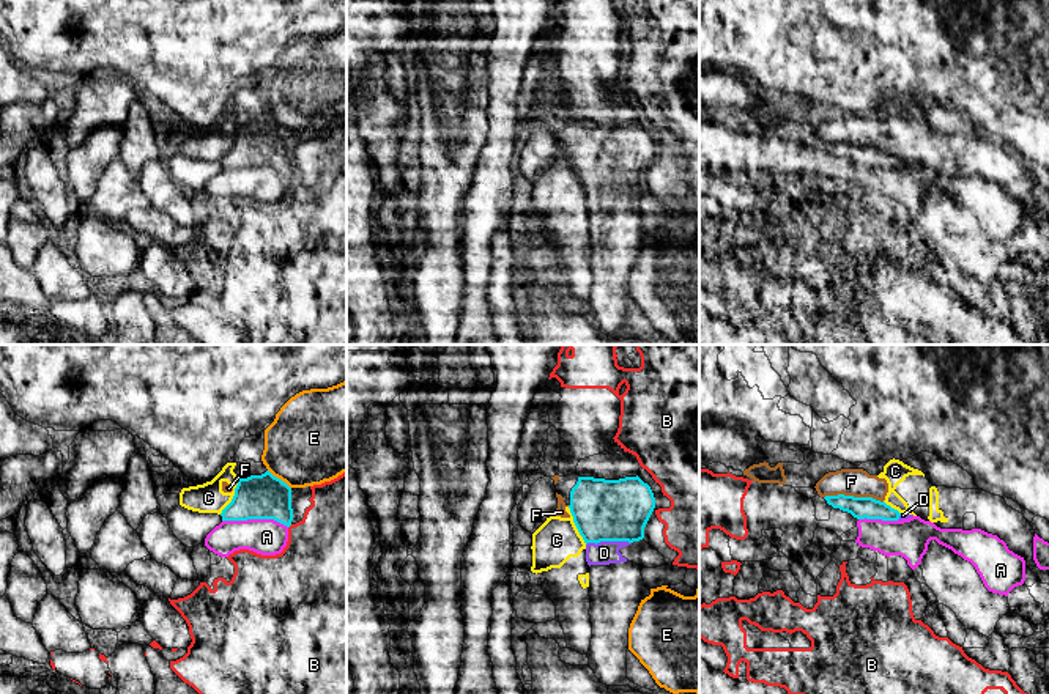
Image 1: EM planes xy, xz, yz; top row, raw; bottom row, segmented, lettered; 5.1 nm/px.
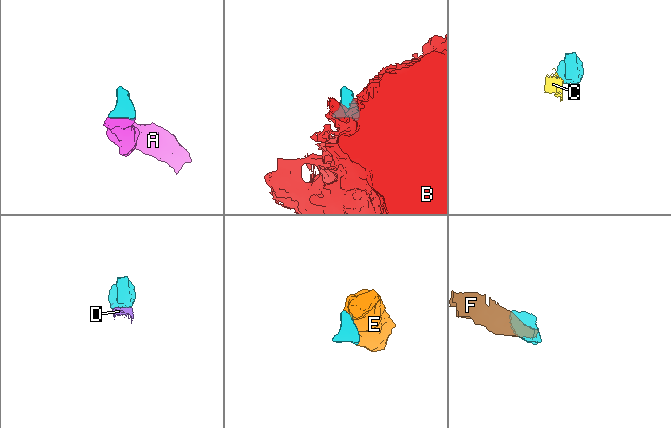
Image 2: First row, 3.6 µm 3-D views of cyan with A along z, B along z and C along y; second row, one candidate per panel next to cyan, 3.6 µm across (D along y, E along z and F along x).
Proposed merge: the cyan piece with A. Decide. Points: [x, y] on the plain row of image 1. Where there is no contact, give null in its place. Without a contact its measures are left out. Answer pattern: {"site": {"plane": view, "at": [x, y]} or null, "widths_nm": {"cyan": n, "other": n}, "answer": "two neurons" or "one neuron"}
{"site": {"plane": "xy", "at": [255, 166]}, "widths_nm": {"cyan": 220, "other": 190}, "answer": "two neurons"}

